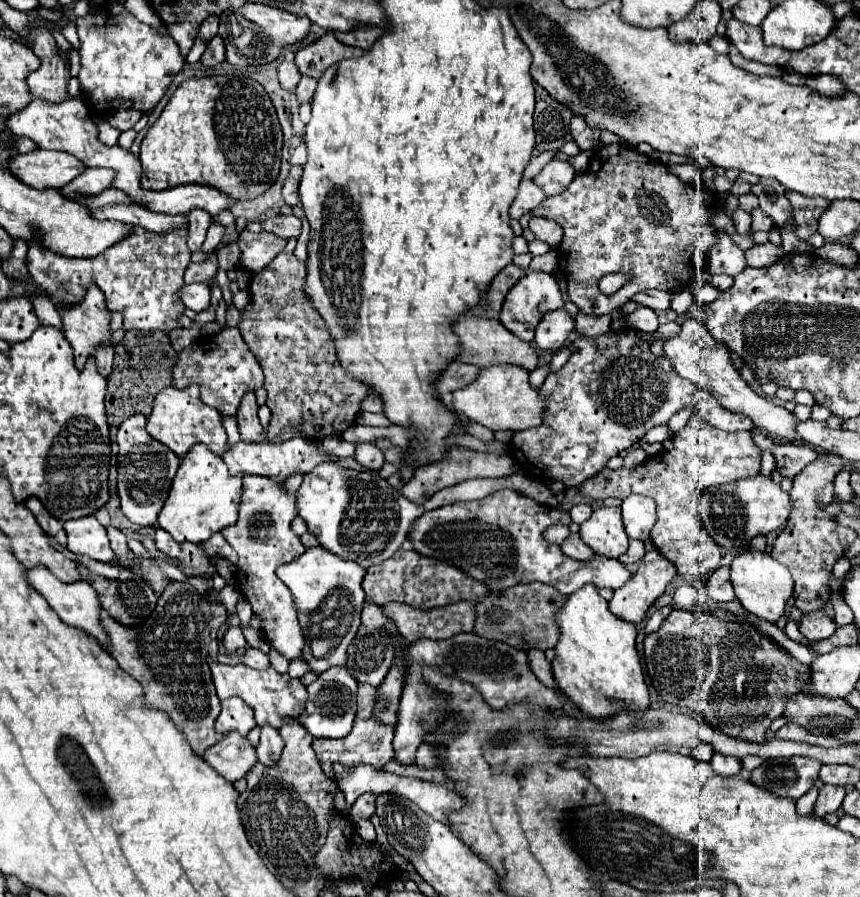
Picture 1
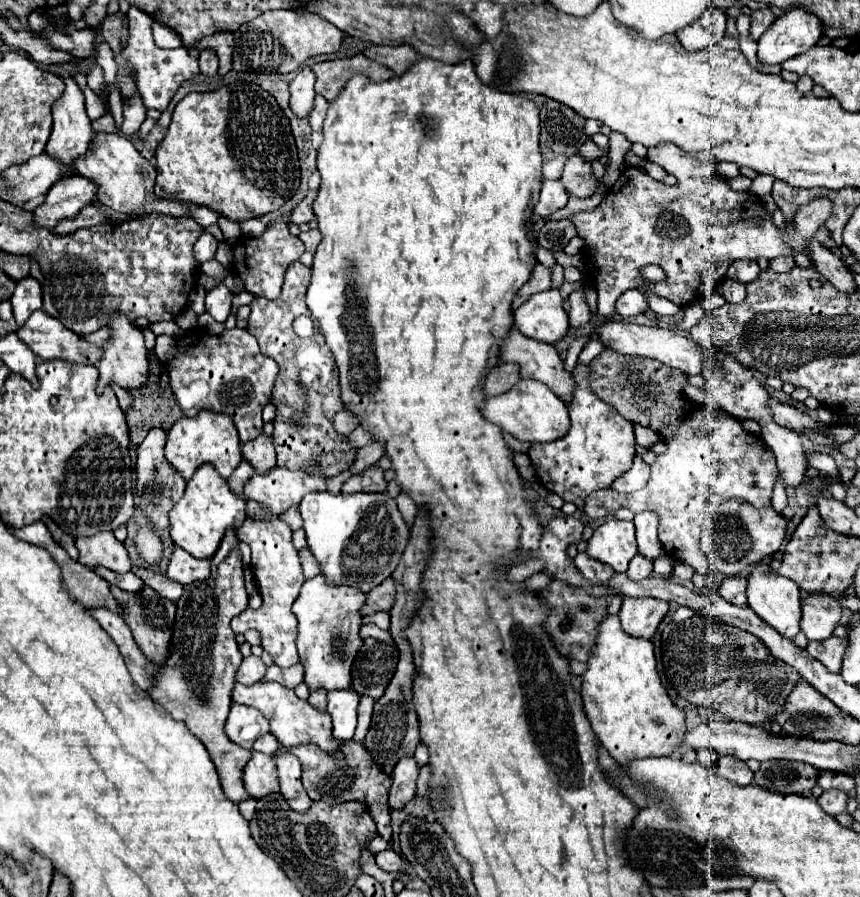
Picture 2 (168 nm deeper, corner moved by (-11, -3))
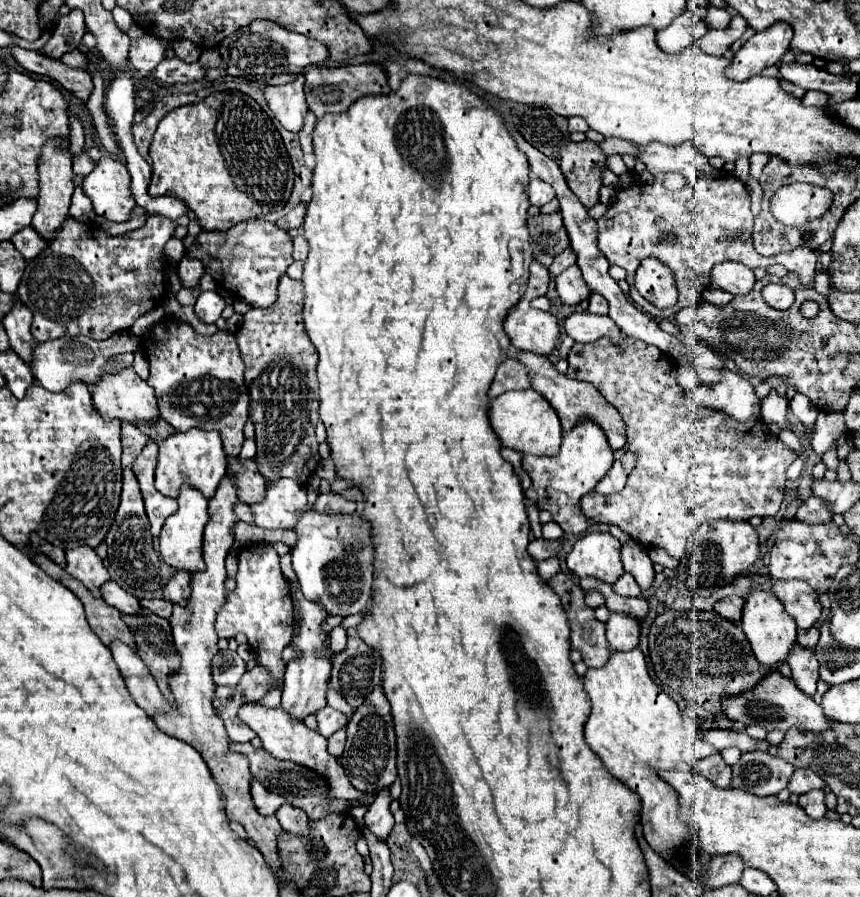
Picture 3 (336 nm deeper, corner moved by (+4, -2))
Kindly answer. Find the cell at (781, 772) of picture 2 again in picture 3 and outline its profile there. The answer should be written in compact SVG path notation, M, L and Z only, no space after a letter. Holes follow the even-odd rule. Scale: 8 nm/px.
M754 751L744 753L732 771L732 787L748 791L756 797L768 797L786 789L794 767L788 761L772 757L764 751Z

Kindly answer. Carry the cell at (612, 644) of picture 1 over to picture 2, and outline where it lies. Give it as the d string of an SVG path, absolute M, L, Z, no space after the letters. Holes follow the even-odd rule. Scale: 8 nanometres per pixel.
M607 616L601 622L593 658L587 666L581 686L585 712L601 746L619 762L619 766L627 768L635 758L671 756L679 748L683 732L687 732L685 712L671 702L663 688L653 644L649 640L625 634L619 618Z

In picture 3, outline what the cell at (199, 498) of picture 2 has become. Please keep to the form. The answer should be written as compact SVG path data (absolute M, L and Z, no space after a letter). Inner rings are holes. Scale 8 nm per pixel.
M182 485L180 487L180 495L178 495L178 511L172 513L158 537L160 543L160 555L162 559L174 567L174 569L188 569L190 573L194 571L202 571L204 569L204 561L202 561L202 531L204 525L210 521L208 515L208 499L192 485Z

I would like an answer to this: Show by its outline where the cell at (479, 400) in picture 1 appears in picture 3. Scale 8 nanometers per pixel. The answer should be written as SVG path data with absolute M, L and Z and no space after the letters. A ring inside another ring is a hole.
M534 389L508 391L492 399L488 417L502 445L510 449L516 449L520 453L532 453L532 455L554 455L560 449L560 437L562 437L560 419L556 411L550 407L550 403Z

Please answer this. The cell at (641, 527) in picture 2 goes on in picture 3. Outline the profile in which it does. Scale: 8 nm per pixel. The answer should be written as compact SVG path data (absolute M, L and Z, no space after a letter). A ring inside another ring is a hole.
M628 535L628 539L622 543L620 553L622 553L624 569L634 575L634 579L638 581L638 585L642 589L648 589L654 581L654 569L652 569L652 561L648 557L648 551Z

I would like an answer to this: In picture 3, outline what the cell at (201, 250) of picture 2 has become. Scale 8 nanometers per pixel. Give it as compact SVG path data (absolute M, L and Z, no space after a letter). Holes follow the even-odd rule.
M182 259L178 263L178 275L180 275L184 287L198 285L202 273L204 273L204 265L200 259Z

